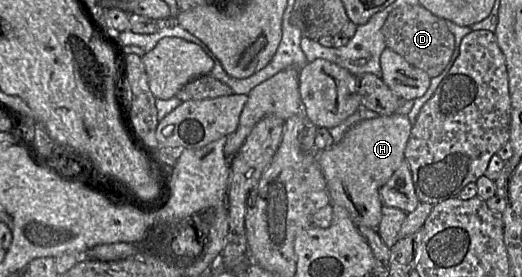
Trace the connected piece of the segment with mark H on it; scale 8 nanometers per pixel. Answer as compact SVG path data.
M379 115L356 123L339 143L315 153L331 202L344 207L355 225L365 225L377 231L383 207L380 189L403 161L412 126L407 115Z

